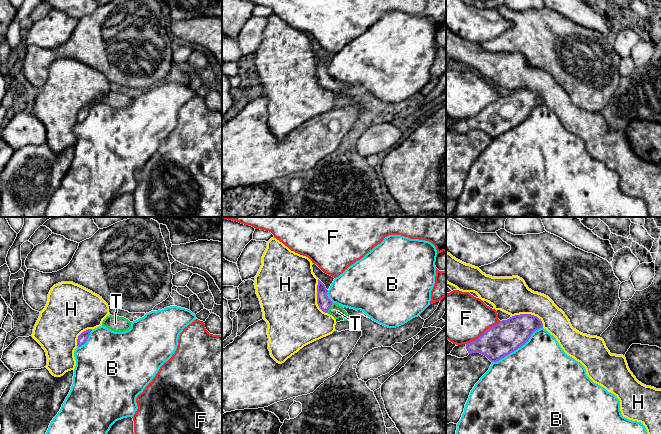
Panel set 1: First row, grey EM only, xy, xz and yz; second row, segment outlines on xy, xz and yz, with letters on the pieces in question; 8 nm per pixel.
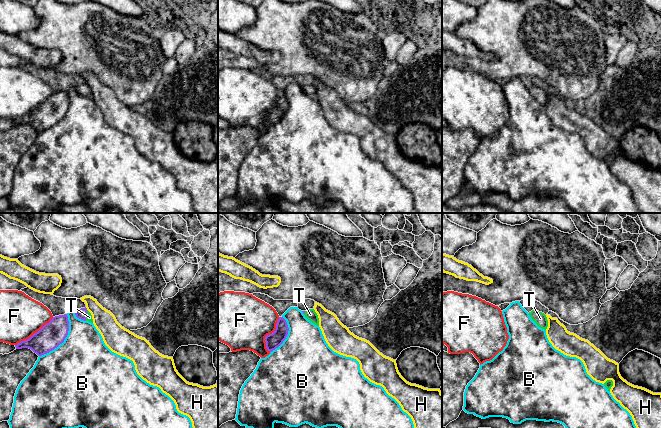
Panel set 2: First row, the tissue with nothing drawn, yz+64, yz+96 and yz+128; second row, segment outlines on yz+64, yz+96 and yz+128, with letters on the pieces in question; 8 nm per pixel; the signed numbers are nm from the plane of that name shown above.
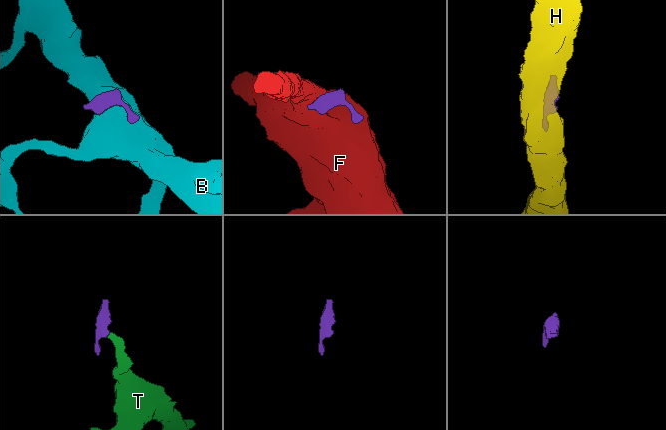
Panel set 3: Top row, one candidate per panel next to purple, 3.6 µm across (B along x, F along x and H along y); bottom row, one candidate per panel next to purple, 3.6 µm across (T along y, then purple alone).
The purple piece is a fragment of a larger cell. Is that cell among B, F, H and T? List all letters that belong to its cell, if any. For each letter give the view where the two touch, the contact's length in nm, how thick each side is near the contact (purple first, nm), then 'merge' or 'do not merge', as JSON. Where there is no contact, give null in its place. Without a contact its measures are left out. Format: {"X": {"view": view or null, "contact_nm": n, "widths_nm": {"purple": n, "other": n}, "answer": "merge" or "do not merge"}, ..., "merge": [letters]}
{"B": {"view": "yz", "contact_nm": 500, "widths_nm": {"purple": 260, "other": 480}, "answer": "do not merge"}, "F": {"view": "yz", "contact_nm": 340, "widths_nm": {"purple": 260, "other": 400}, "answer": "do not merge"}, "H": {"view": "xz", "contact_nm": 300, "widths_nm": {"purple": 110, "other": 480}, "answer": "do not merge"}, "T": {"view": "xz", "contact_nm": 100, "widths_nm": {"purple": 110, "other": 110}, "answer": "merge"}, "merge": ["T"]}

